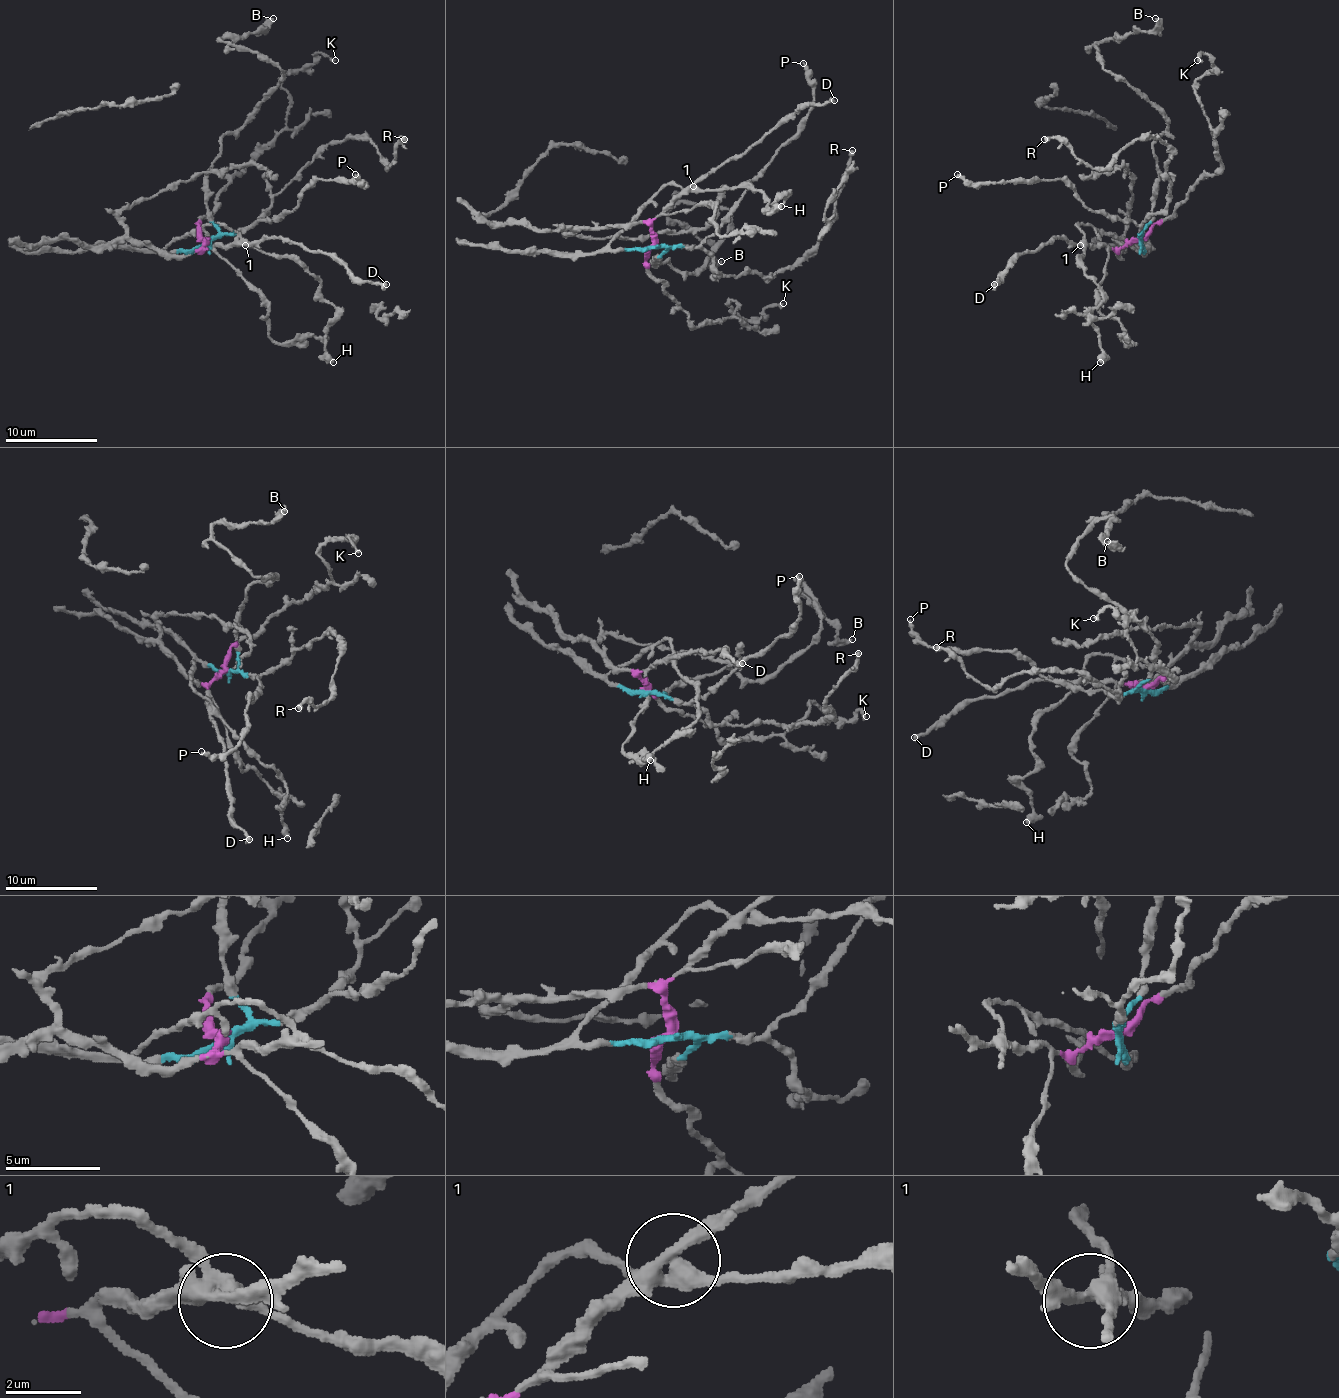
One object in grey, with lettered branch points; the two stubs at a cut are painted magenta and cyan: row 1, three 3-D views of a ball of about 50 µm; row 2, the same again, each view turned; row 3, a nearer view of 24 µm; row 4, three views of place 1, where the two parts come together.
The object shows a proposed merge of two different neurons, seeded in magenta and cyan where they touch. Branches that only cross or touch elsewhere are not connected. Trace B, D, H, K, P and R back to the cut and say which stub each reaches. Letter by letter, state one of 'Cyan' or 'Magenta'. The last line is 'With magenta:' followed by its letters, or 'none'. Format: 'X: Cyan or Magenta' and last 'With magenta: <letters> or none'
B: Cyan
D: Magenta
H: Cyan
K: Magenta
P: Cyan
R: Cyan
With magenta: D, K

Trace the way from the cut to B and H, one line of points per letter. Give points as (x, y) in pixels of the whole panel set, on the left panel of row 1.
B: (205, 241), (216, 234), (207, 170), (283, 73), (219, 41), (265, 32), (274, 18)
H: (205, 241), (161, 252), (175, 238), (219, 225), (265, 252), (292, 255), (336, 310), (324, 333), (334, 363)

